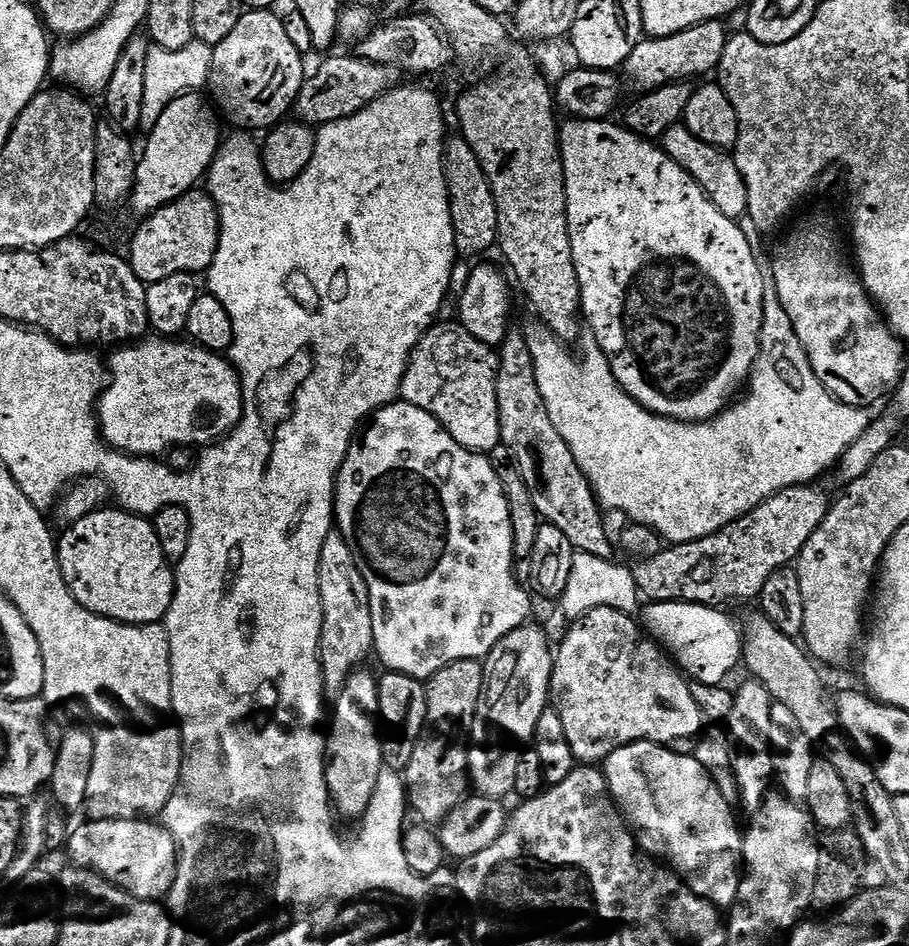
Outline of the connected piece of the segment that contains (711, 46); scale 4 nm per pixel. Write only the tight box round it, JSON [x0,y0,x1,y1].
[626,20,730,93]

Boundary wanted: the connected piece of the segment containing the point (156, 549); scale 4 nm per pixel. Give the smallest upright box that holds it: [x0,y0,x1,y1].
[58,506,177,624]

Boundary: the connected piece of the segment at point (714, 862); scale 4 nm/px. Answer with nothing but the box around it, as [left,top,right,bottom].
[602,740,744,909]

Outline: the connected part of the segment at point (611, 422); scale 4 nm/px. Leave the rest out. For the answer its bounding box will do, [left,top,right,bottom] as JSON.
[534,306,874,545]

